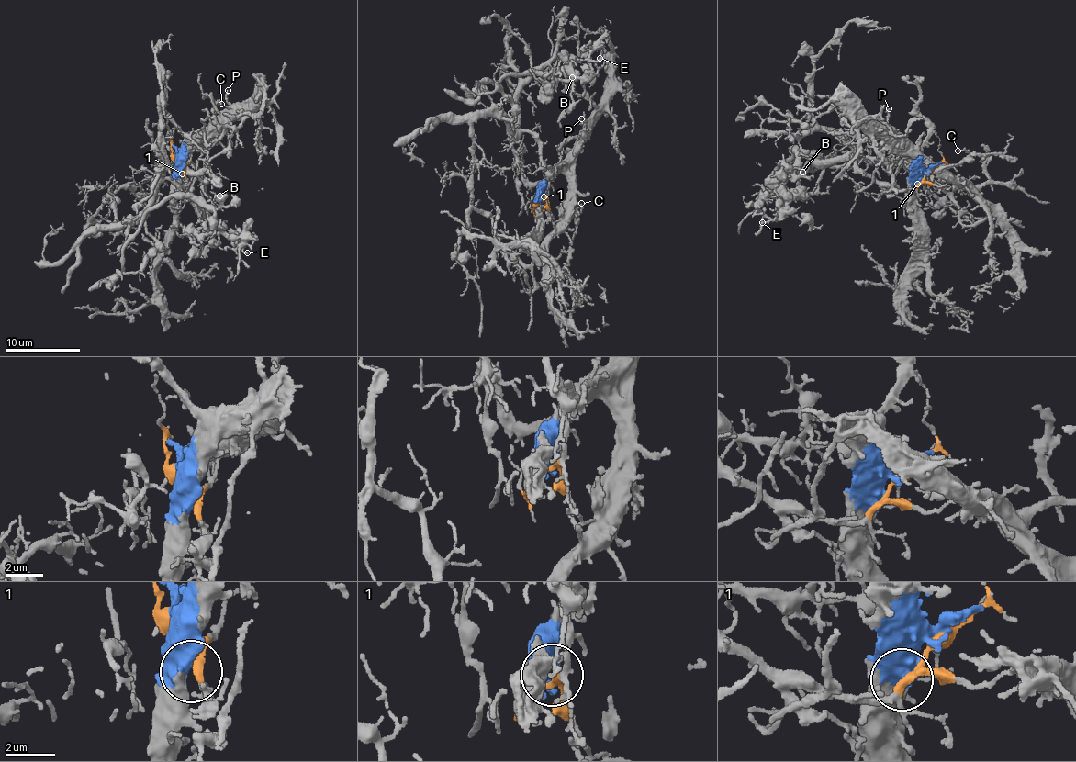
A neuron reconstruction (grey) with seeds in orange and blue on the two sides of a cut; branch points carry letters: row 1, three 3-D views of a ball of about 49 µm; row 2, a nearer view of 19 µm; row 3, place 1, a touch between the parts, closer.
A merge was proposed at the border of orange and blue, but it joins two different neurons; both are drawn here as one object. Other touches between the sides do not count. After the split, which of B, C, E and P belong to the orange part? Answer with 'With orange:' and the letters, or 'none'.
With orange: B, E

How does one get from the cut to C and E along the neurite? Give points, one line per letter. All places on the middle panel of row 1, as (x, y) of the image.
C: (537, 201), (543, 185), (561, 173), (573, 190), (577, 218), (581, 203)
E: (537, 201), (541, 146), (501, 120), (512, 99), (478, 80), (566, 62), (578, 75), (599, 58)

